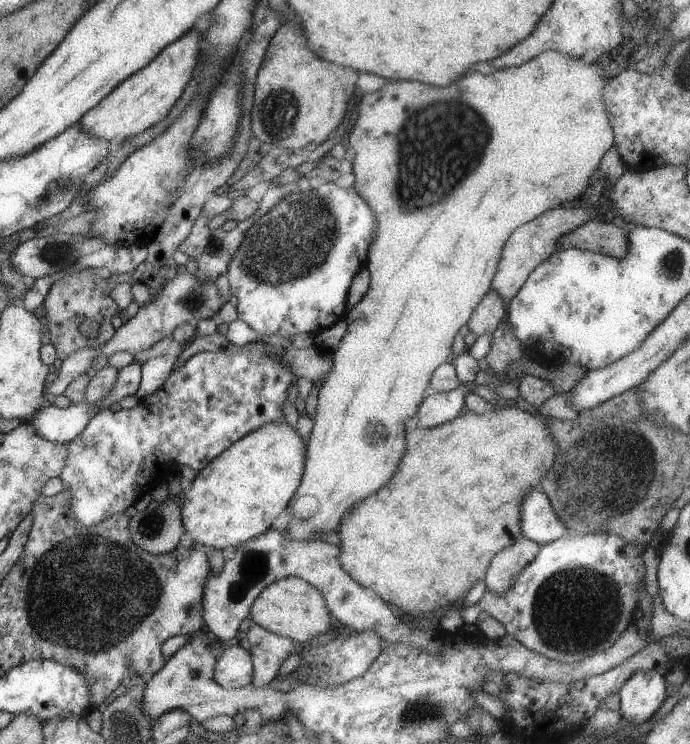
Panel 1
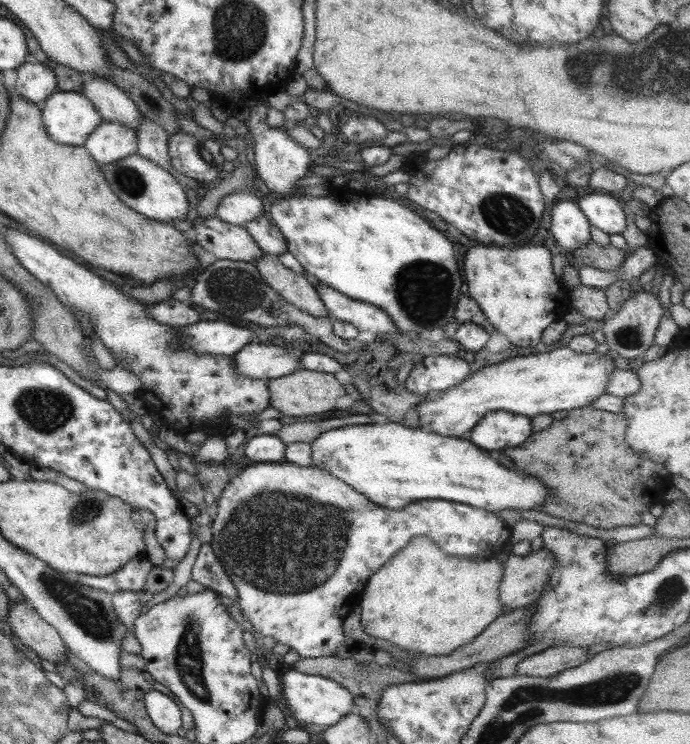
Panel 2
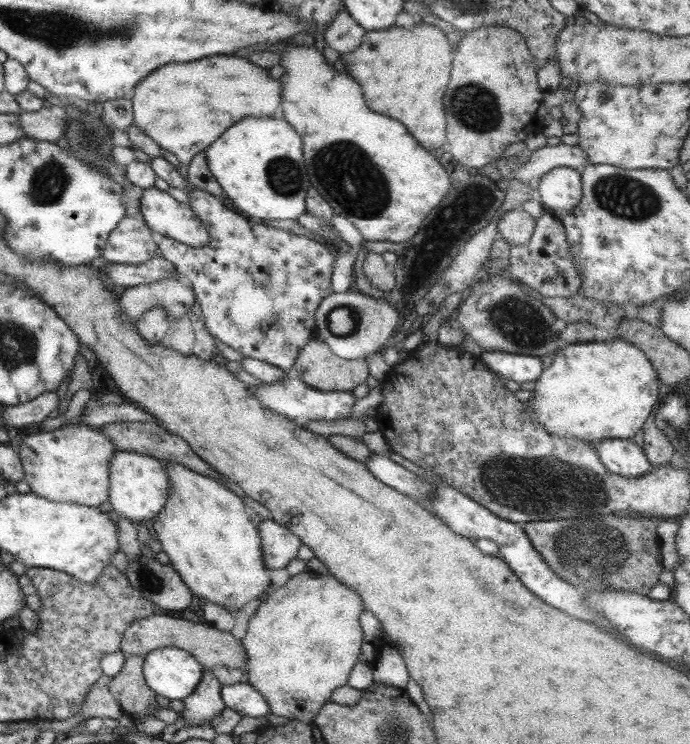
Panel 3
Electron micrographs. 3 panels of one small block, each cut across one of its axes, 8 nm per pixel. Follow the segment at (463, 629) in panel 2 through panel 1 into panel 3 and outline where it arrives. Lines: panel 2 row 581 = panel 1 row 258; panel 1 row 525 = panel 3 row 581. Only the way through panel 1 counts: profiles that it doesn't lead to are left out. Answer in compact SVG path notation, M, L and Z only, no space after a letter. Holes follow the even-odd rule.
M304 570L289 577L281 587L267 591L255 614L247 622L240 643L245 649L246 682L265 698L269 713L311 724L321 705L330 703L331 692L346 684L351 668L357 661L361 644L359 618L363 608L359 595L331 574L319 575Z

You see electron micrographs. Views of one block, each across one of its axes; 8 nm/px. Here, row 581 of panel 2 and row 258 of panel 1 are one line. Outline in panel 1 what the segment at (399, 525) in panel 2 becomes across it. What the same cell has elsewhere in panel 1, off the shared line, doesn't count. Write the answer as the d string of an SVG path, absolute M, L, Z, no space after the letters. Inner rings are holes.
M317 183L310 190L290 192L265 214L257 215L229 260L226 275L230 294L237 300L237 320L245 322L257 336L279 334L288 338L305 333L314 337L329 328L347 311L345 298L349 284L355 272L365 266L367 250L377 228L371 208L361 200L354 187Z

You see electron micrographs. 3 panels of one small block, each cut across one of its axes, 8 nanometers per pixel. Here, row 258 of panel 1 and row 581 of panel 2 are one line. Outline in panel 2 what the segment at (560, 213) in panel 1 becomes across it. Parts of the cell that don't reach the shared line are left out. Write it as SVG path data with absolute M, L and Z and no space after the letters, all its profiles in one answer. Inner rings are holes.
M543 547L529 551L527 555L509 553L502 563L498 584L498 599L503 612L534 604L547 582L553 555Z

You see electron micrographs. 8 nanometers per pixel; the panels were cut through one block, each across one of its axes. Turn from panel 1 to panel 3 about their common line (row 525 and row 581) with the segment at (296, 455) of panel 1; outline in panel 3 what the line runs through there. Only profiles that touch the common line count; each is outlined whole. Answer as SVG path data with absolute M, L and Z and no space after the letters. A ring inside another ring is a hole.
M173 460L159 461L167 472L170 485L163 508L152 518L152 528L161 550L168 556L169 565L192 594L226 611L240 610L249 602L261 601L271 589L270 581L261 559L261 541L255 523L248 518L243 501L218 481L190 472Z

